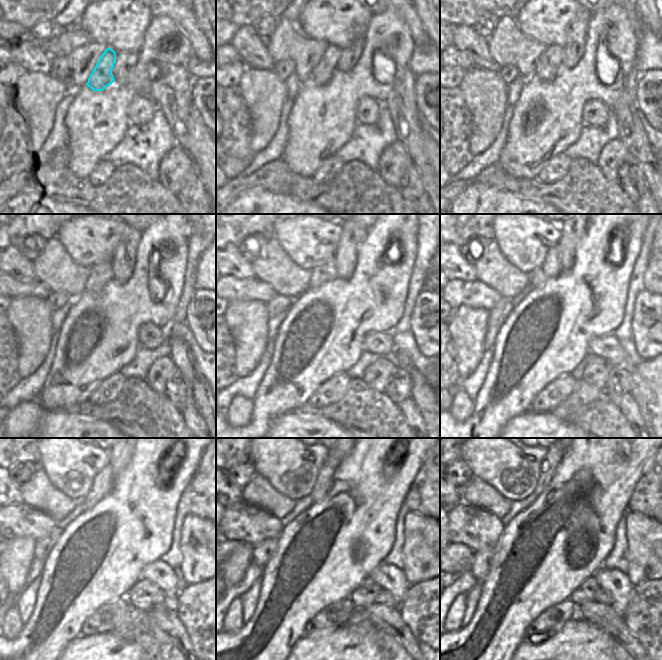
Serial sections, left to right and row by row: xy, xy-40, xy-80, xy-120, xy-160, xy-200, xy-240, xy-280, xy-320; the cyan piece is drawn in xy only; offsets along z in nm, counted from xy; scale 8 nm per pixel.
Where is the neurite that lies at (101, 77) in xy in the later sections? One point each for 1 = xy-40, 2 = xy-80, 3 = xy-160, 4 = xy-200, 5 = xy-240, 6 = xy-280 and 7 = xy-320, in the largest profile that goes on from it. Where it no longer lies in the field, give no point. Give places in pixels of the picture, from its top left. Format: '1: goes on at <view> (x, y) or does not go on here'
1: goes on at xy-40 (322, 73)
2: goes on at xy-80 (546, 65)
3: goes on at xy-160 (321, 274)
4: goes on at xy-200 (550, 268)
5: goes on at xy-240 (102, 483)
6: goes on at xy-280 (323, 482)
7: goes on at xy-320 (553, 458)

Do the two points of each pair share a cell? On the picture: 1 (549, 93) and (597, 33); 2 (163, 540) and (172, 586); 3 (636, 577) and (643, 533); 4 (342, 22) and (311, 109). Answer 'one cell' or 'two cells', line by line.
1: one cell
2: two cells
3: one cell
4: two cells

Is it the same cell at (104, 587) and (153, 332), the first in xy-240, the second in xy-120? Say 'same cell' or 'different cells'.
different cells

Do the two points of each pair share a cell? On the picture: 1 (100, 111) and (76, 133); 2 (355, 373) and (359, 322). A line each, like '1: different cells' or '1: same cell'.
1: same cell
2: different cells

